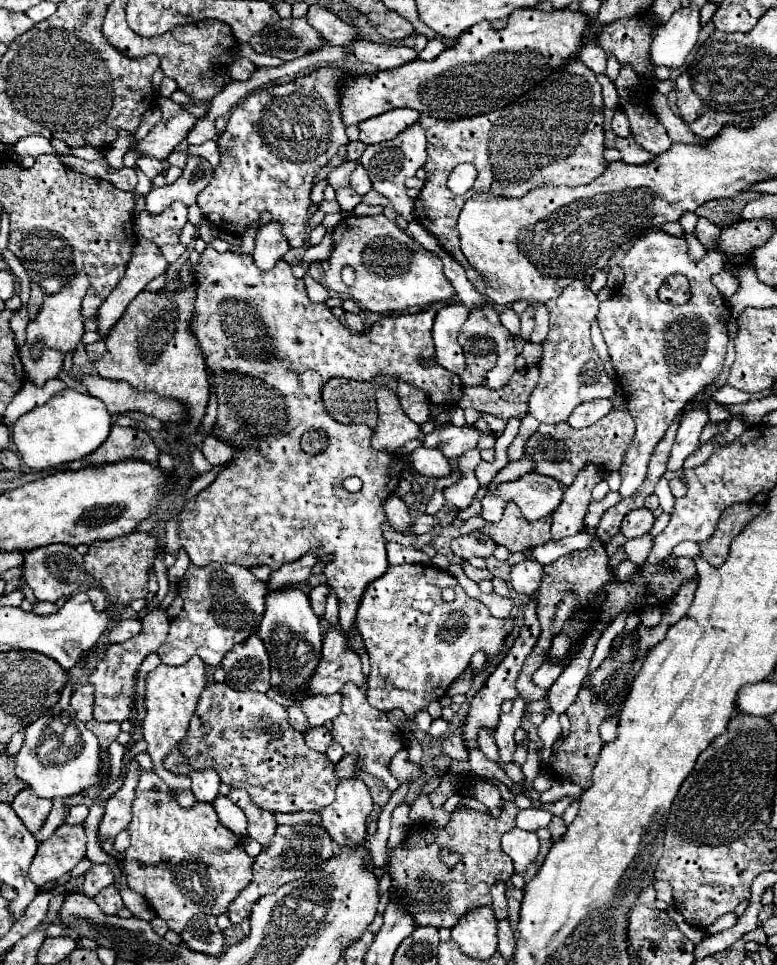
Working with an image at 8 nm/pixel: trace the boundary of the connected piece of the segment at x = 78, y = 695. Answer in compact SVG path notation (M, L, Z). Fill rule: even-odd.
M83 684L83 686L75 688L73 696L71 696L71 706L75 710L77 720L89 722L93 718L93 686Z

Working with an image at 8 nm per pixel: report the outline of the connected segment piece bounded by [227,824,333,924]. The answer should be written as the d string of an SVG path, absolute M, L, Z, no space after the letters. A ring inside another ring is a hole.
M295 824L295 826L277 826L277 832L273 836L273 840L269 842L269 846L265 846L261 850L261 854L257 856L255 864L253 864L253 882L251 886L247 886L247 890L243 890L235 902L229 908L229 918L233 924L241 924L243 920L247 920L251 916L251 906L265 894L275 892L279 886L291 882L291 880L299 880L303 876L303 872L321 866L323 862L327 862L327 858L333 858L333 840L327 834L327 830L323 826L315 826L315 824Z

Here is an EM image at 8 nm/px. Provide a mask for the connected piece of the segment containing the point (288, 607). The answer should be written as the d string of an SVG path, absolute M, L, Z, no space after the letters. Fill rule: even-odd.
M287 586L283 590L273 590L271 594L267 594L265 614L257 634L271 658L271 686L289 696L305 690L321 658L323 632L319 628L319 618L311 610L309 598L303 594L303 590L297 586Z

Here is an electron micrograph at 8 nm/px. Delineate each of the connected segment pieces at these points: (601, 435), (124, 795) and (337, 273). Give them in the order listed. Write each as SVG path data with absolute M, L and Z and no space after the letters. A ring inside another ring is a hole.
M611 410L605 418L583 430L575 430L567 422L541 424L537 434L533 434L527 440L527 452L533 456L539 474L551 476L561 484L569 486L587 462L593 462L601 472L619 470L623 454L633 440L633 434L635 434L635 422L631 414L627 410Z
M133 762L129 764L127 778L119 792L115 792L107 802L105 802L105 816L101 820L99 832L107 838L117 836L121 830L125 830L131 822L131 804L135 798L135 788L139 780L139 764Z
M347 216L333 228L333 252L329 256L329 270L325 272L325 288L335 290L339 294L347 294L355 298L363 308L385 314L395 310L405 310L413 306L427 306L431 302L443 302L453 296L453 286L443 274L443 262L437 258L437 254L425 250L419 242L415 242L405 230L401 230L393 220L387 216ZM345 266L351 266L355 270L355 282L353 286L343 284L341 270Z

